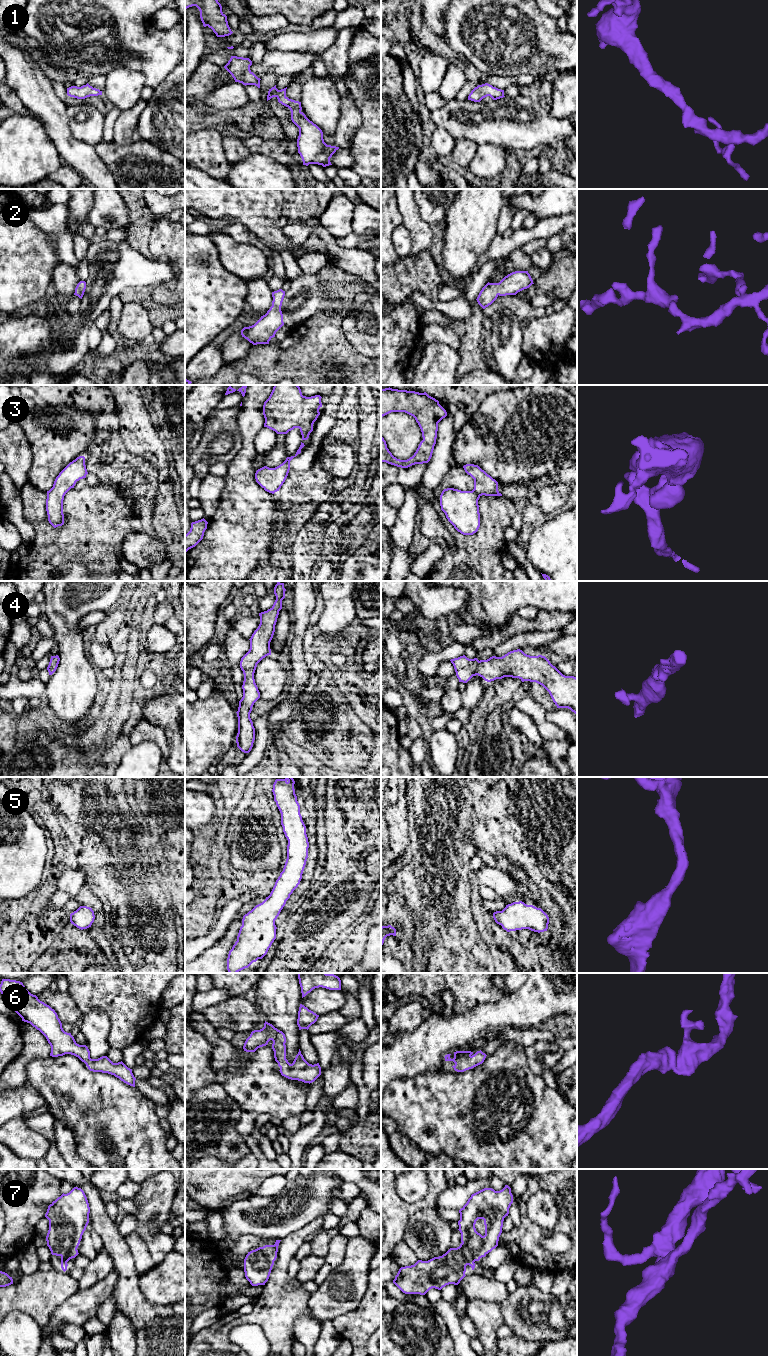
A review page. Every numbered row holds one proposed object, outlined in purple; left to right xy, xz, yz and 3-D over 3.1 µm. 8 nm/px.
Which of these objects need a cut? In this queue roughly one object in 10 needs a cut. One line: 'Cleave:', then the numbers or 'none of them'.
Cleave: none of them

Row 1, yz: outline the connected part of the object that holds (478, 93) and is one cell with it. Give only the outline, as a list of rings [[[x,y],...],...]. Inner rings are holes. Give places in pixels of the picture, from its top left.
[[[485,83],[475,87],[469,94],[468,100],[480,102],[483,98],[487,96],[490,96],[493,100],[505,97],[504,90],[498,89],[488,83]]]

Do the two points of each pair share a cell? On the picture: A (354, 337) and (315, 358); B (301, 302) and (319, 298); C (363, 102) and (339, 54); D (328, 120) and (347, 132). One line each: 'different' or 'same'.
A: different
B: same
C: different
D: different

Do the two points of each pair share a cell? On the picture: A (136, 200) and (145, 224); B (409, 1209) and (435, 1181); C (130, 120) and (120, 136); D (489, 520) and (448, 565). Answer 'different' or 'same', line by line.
A: same
B: same
C: same
D: same

